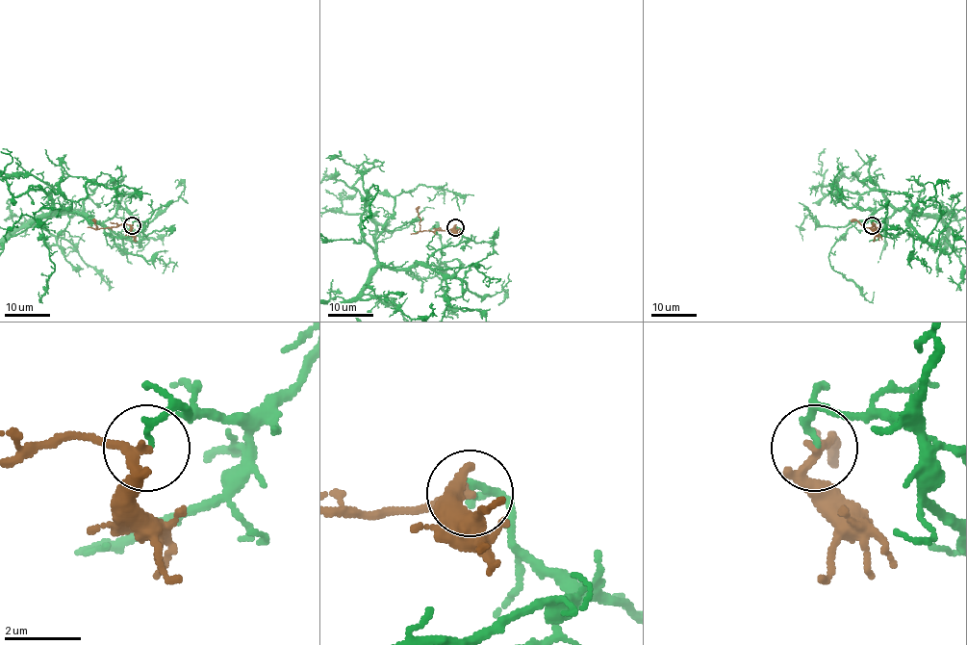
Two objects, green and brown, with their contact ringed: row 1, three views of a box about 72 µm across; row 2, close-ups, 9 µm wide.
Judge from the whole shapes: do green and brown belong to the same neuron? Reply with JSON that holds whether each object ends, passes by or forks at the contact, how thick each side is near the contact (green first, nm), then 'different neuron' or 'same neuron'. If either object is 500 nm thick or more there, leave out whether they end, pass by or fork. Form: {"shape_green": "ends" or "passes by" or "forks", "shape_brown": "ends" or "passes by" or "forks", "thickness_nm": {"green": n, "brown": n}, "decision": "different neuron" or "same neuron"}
{"shape_green": "ends", "shape_brown": "forks", "thickness_nm": {"green": 170, "brown": 180}, "decision": "different neuron"}

